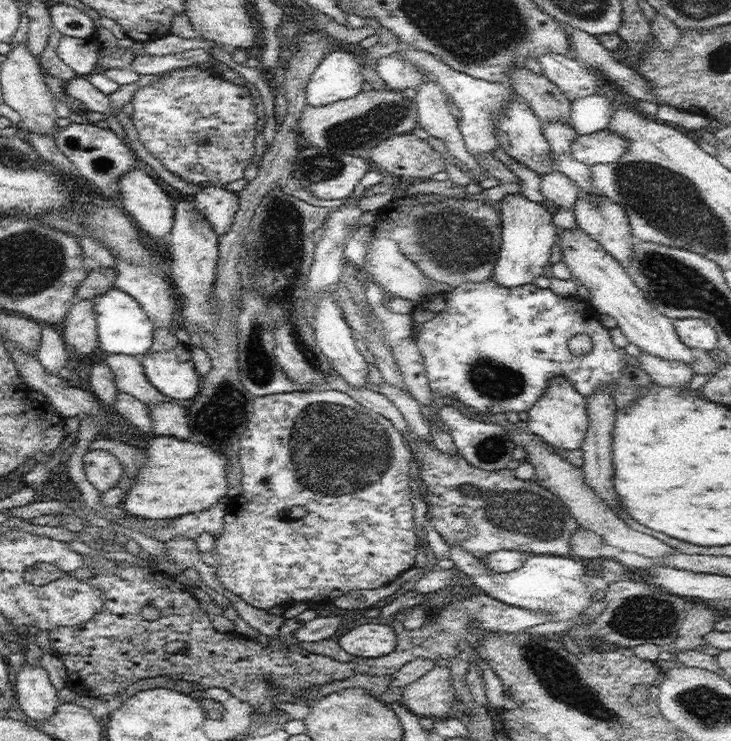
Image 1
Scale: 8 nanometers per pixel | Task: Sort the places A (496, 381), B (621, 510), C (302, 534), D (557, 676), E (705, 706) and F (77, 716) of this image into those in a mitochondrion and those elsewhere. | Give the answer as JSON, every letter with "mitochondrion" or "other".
{"A":"mitochondrion","B":"other","C":"other","D":"mitochondrion","E":"mitochondrion","F":"other"}

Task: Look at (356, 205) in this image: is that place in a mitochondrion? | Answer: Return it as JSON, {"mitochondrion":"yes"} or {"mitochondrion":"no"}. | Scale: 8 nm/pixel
{"mitochondrion":"no"}

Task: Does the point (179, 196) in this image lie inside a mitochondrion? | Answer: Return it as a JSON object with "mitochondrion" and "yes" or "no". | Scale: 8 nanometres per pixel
{"mitochondrion":"no"}

